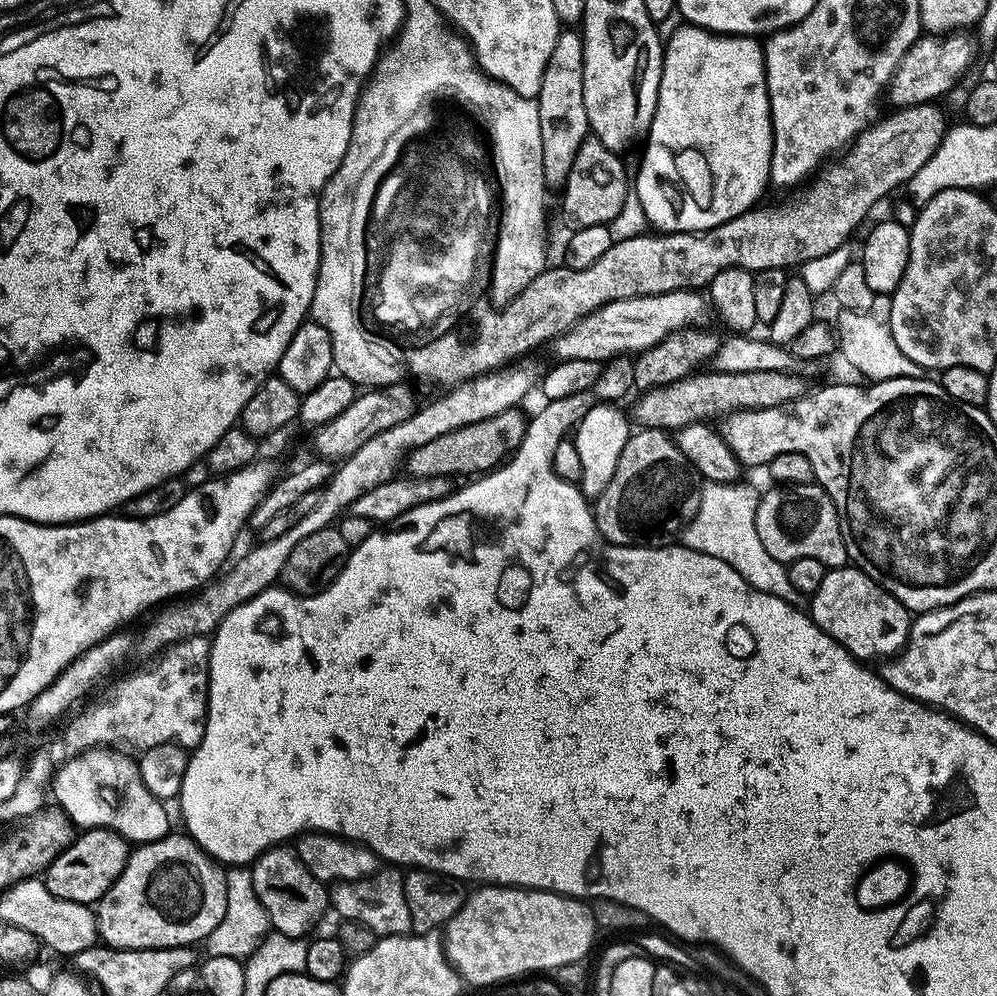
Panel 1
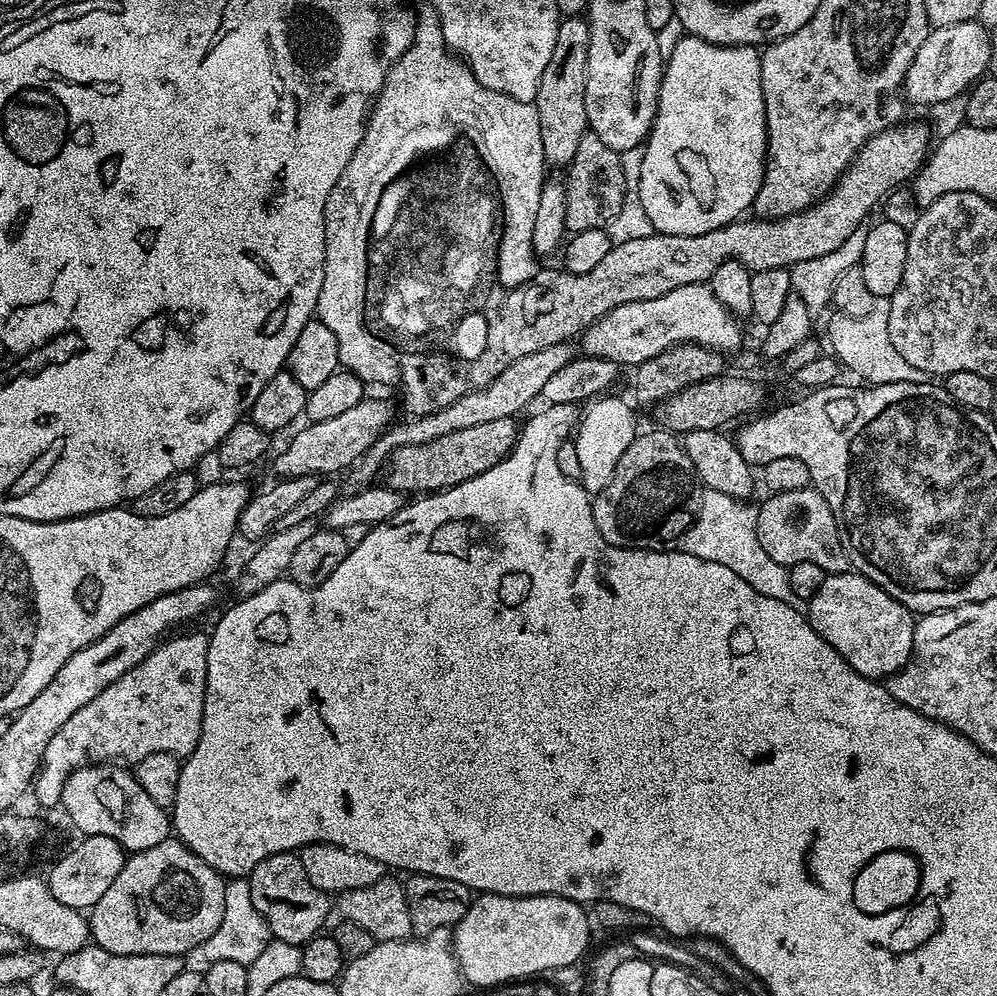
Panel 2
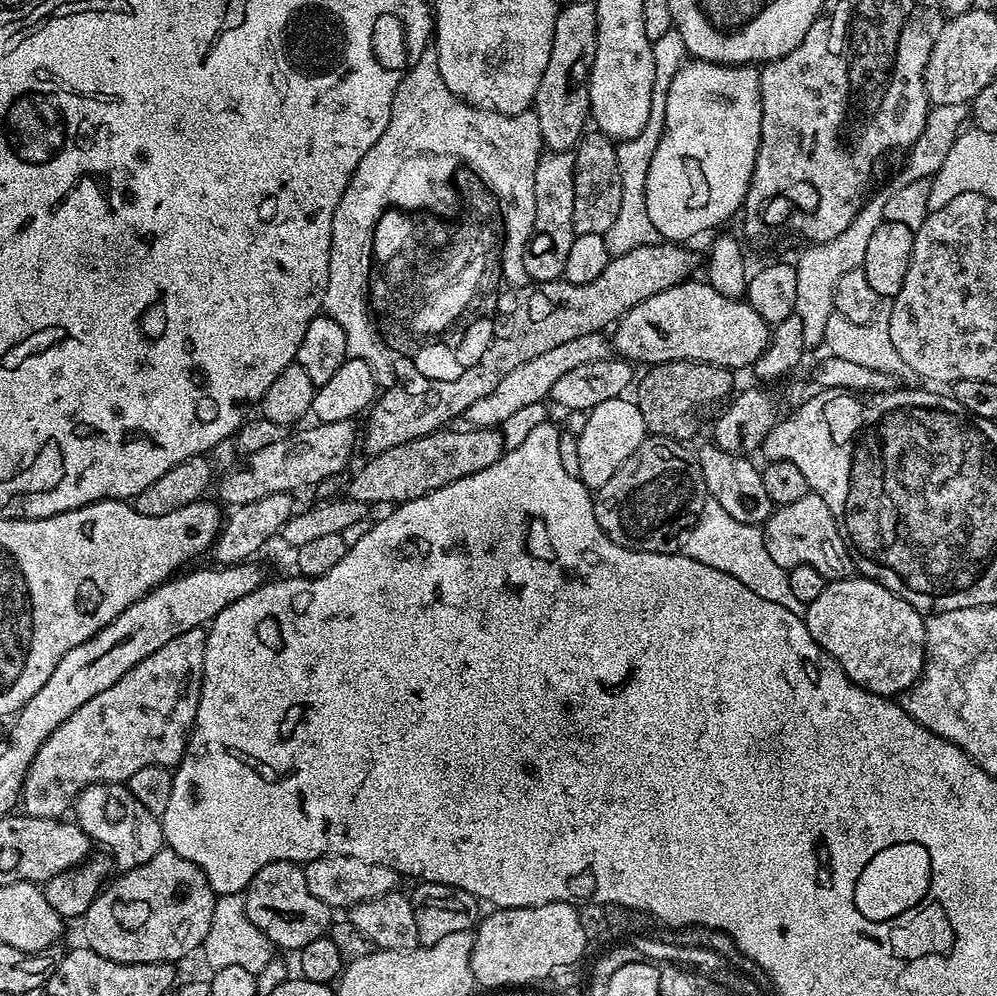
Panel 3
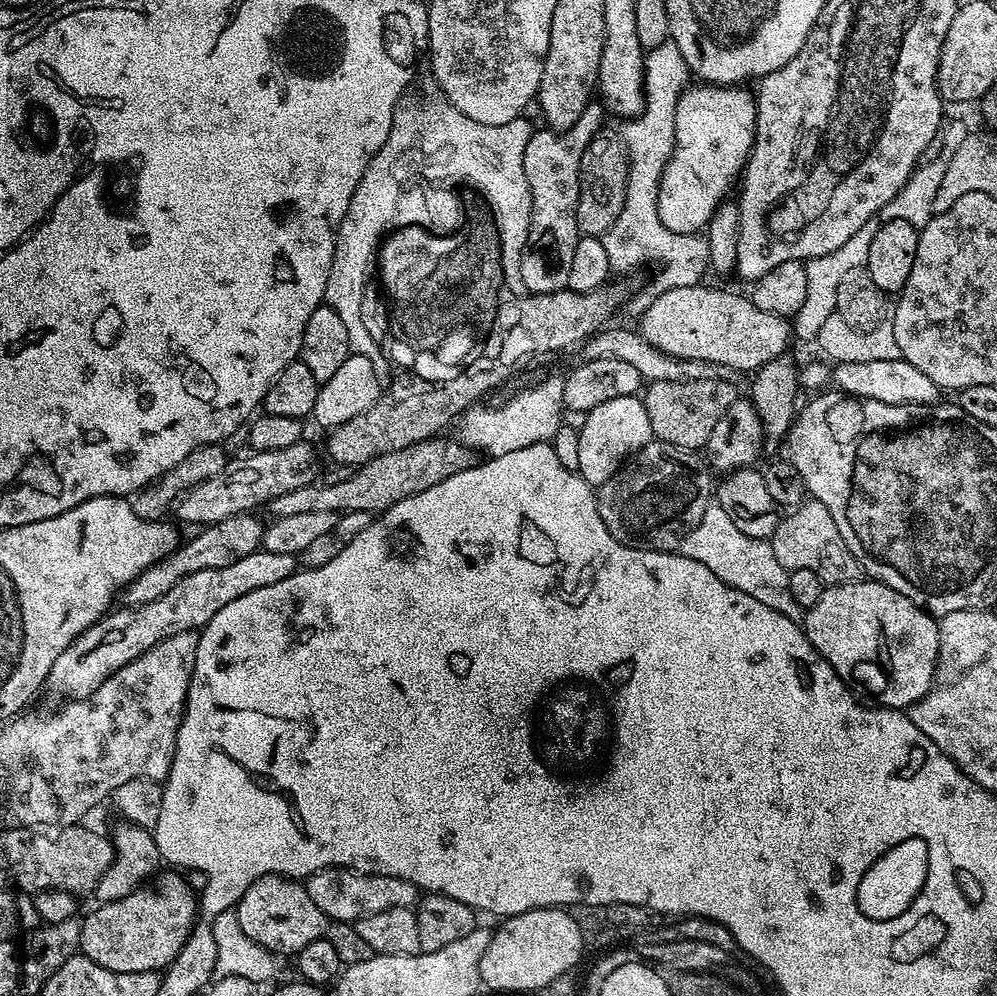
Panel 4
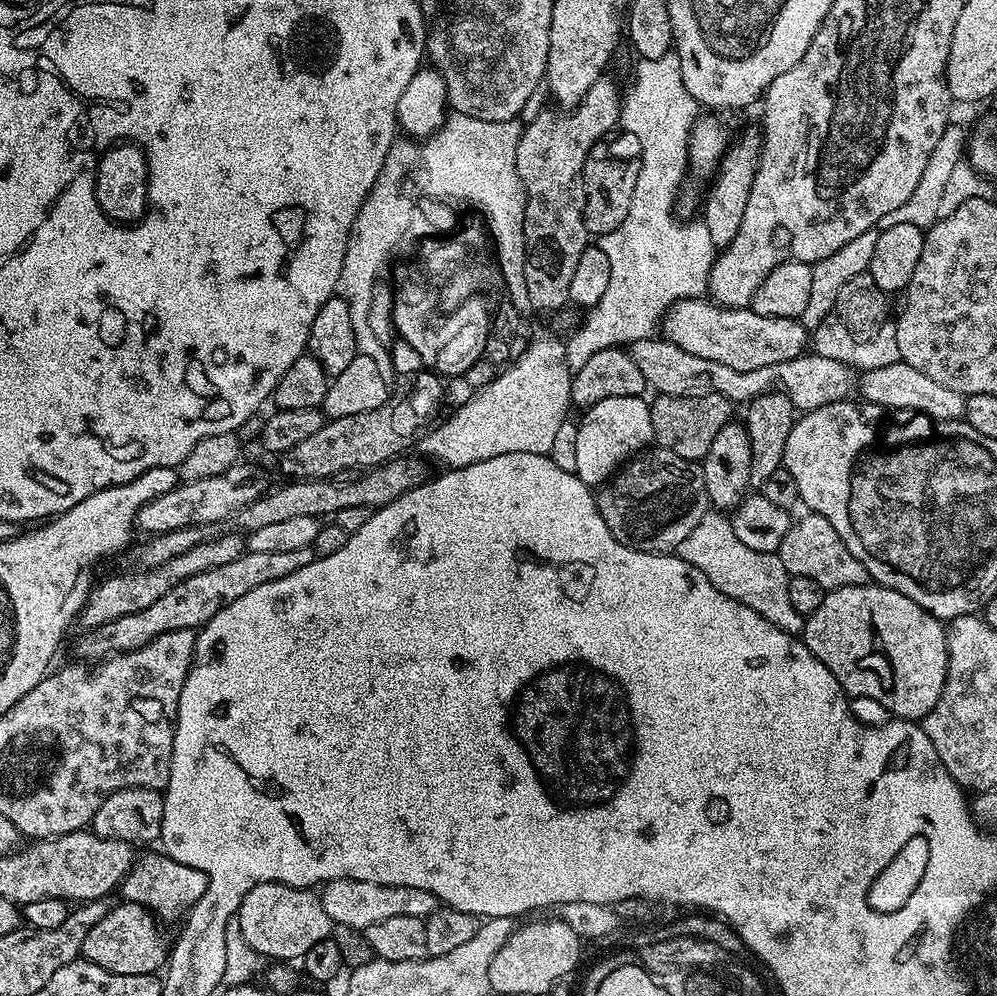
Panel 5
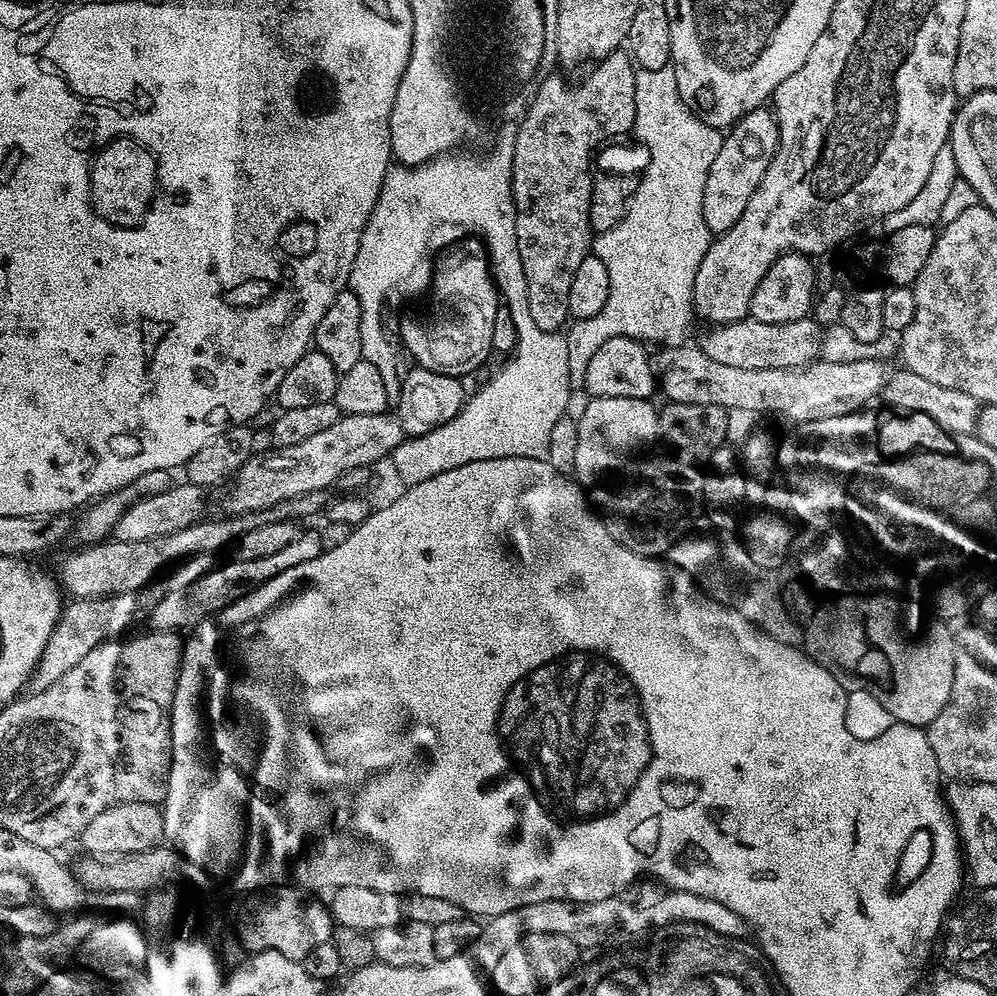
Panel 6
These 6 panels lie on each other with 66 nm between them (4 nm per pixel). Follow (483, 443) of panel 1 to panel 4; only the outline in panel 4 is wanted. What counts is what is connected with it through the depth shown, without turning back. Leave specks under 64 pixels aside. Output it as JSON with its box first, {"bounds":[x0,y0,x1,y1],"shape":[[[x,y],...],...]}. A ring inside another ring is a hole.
{"bounds":[267,438,477,518],"shape":[[[442,438],[414,442],[400,450],[382,454],[381,457],[349,471],[349,476],[344,476],[333,484],[313,482],[298,486],[298,490],[290,490],[290,494],[278,494],[278,498],[268,501],[267,511],[272,511],[271,515],[275,518],[290,518],[293,514],[307,514],[313,510],[330,510],[337,514],[354,510],[373,514],[385,512],[390,506],[402,502],[402,498],[422,494],[422,490],[430,490],[430,486],[446,482],[446,478],[477,464],[477,453],[467,444],[456,438],[440,439]]]}

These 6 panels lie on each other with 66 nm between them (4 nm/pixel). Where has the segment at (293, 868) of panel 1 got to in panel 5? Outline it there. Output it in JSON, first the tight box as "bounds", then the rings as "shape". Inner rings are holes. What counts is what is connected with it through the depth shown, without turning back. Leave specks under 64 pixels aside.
{"bounds":[238,882,334,962],"shape":[[[274,882],[254,886],[254,890],[242,898],[238,919],[242,938],[246,938],[260,956],[272,962],[299,961],[310,946],[329,939],[334,927],[315,891]]]}

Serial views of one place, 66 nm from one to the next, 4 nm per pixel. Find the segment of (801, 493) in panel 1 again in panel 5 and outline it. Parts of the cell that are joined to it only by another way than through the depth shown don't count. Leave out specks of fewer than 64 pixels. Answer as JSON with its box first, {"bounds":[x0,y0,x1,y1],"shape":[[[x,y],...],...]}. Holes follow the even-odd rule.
{"bounds":[778,512,870,590],"shape":[[[808,512],[804,517],[793,519],[786,530],[786,538],[782,538],[782,546],[778,553],[782,566],[786,566],[789,576],[814,578],[818,586],[825,590],[841,588],[842,586],[858,586],[869,583],[870,577],[866,566],[846,550],[846,542],[838,538],[838,530],[826,522],[826,518],[817,512]]]}

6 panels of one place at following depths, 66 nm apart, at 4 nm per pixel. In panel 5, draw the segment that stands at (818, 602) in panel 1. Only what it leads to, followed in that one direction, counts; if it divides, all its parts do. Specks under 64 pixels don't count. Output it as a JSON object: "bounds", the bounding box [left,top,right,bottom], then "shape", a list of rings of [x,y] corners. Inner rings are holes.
{"bounds":[802,582,948,722],"shape":[[[869,582],[825,591],[822,606],[818,606],[818,610],[814,610],[814,614],[810,614],[805,619],[802,639],[805,646],[814,654],[814,658],[818,658],[818,662],[822,662],[822,666],[826,666],[826,670],[830,670],[830,674],[834,674],[834,678],[838,678],[838,682],[844,687],[845,693],[849,697],[865,696],[866,699],[881,704],[893,717],[913,722],[923,721],[924,716],[930,714],[930,710],[934,710],[934,706],[942,694],[942,686],[946,682],[946,670],[948,669],[948,634],[945,625],[937,616],[931,616],[929,612],[922,610],[922,606],[918,606],[918,602],[906,598],[906,594],[898,594],[898,590],[890,590],[875,582]]]}

